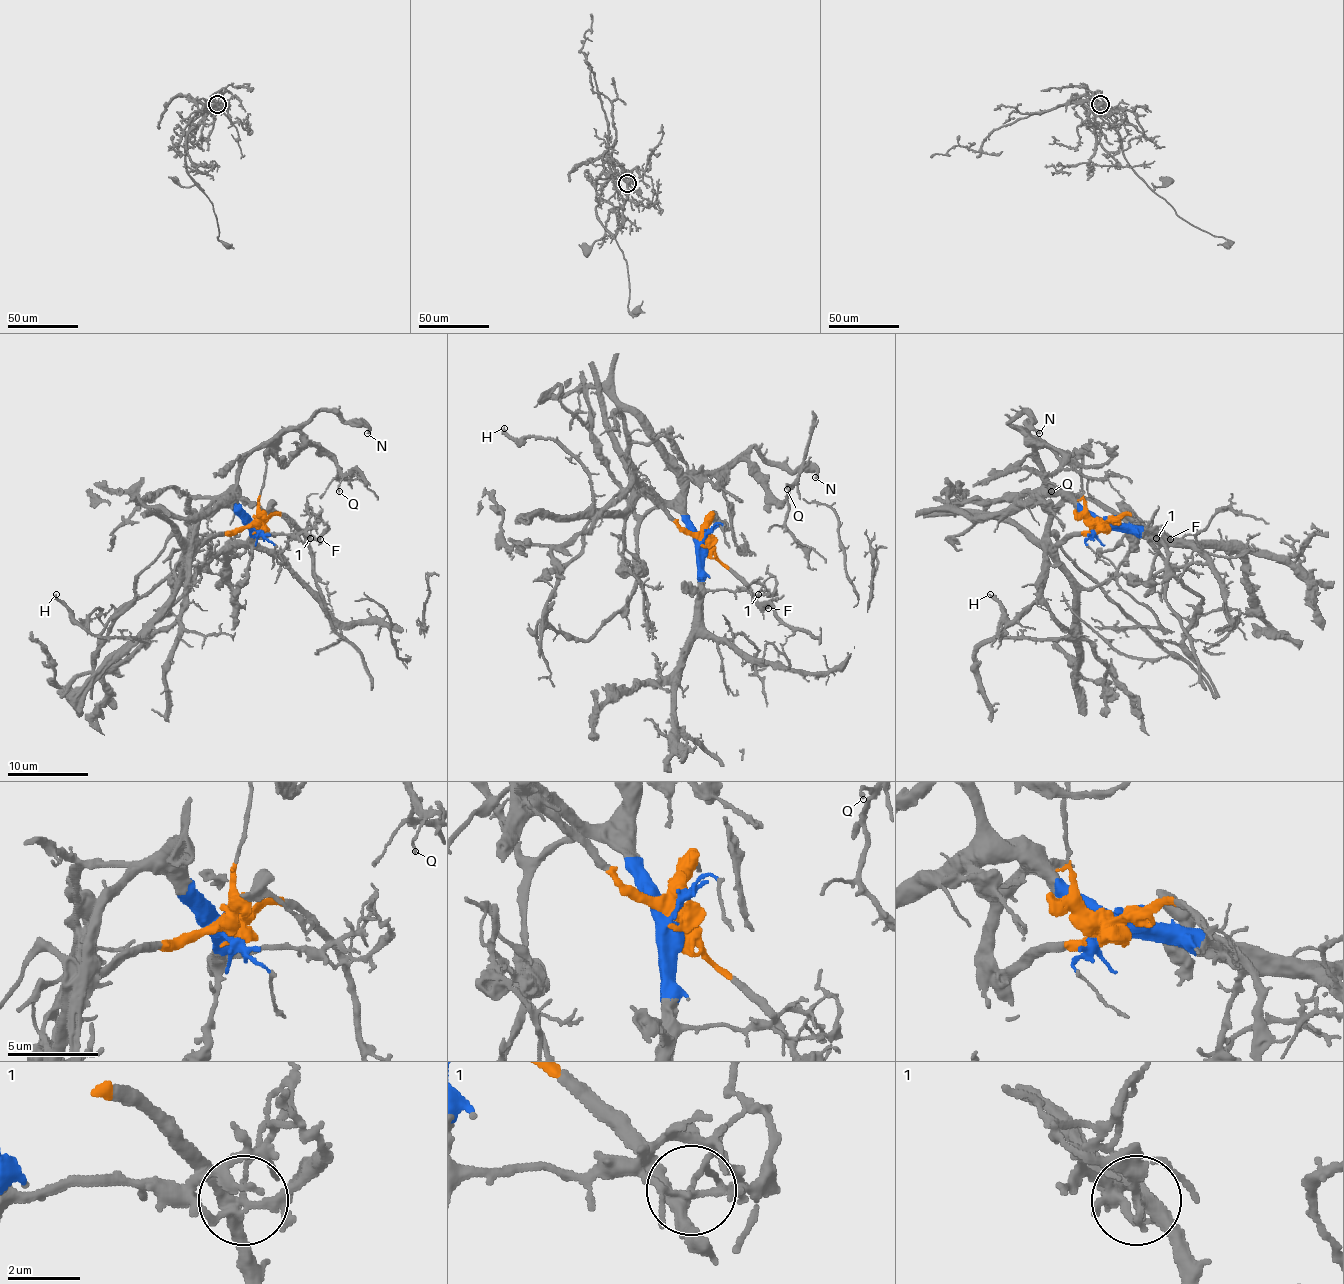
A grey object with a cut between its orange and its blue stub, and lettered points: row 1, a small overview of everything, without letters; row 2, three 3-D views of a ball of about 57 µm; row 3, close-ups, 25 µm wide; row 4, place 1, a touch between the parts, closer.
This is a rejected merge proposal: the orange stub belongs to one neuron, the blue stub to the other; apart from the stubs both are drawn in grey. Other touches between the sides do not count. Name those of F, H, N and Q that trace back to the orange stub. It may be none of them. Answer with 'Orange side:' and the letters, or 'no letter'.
Orange side: F, H

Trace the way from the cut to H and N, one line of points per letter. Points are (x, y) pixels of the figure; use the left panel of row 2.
H: (253, 522), (217, 532), (199, 548), (177, 594), (143, 639), (107, 639), (86, 631), (56, 594)
N: (253, 522), (237, 500), (241, 464), (249, 456), (320, 411), (366, 423), (366, 433)

